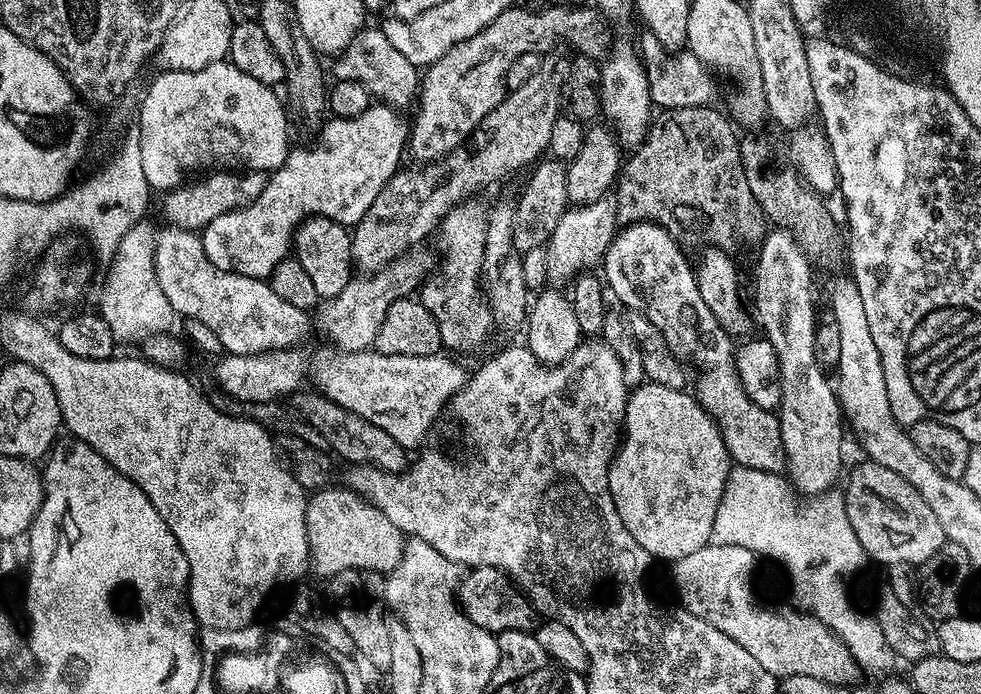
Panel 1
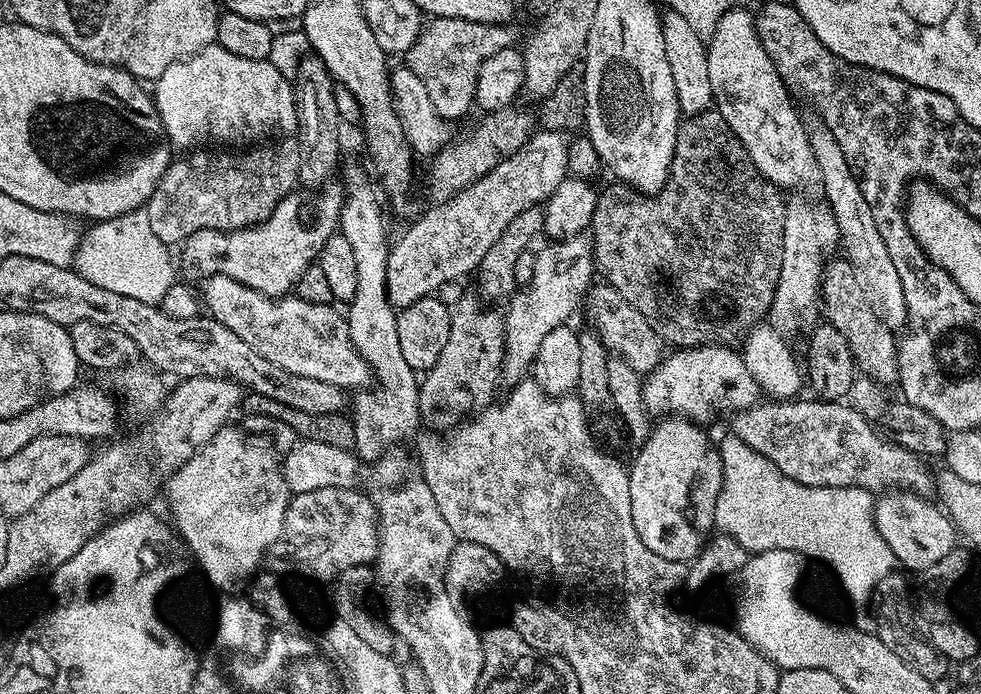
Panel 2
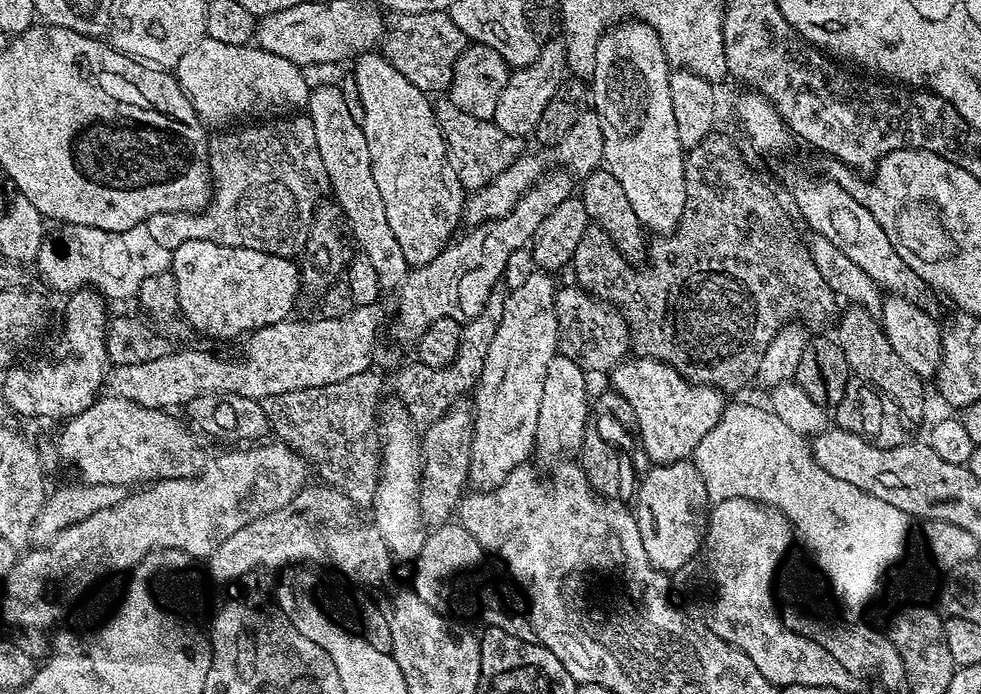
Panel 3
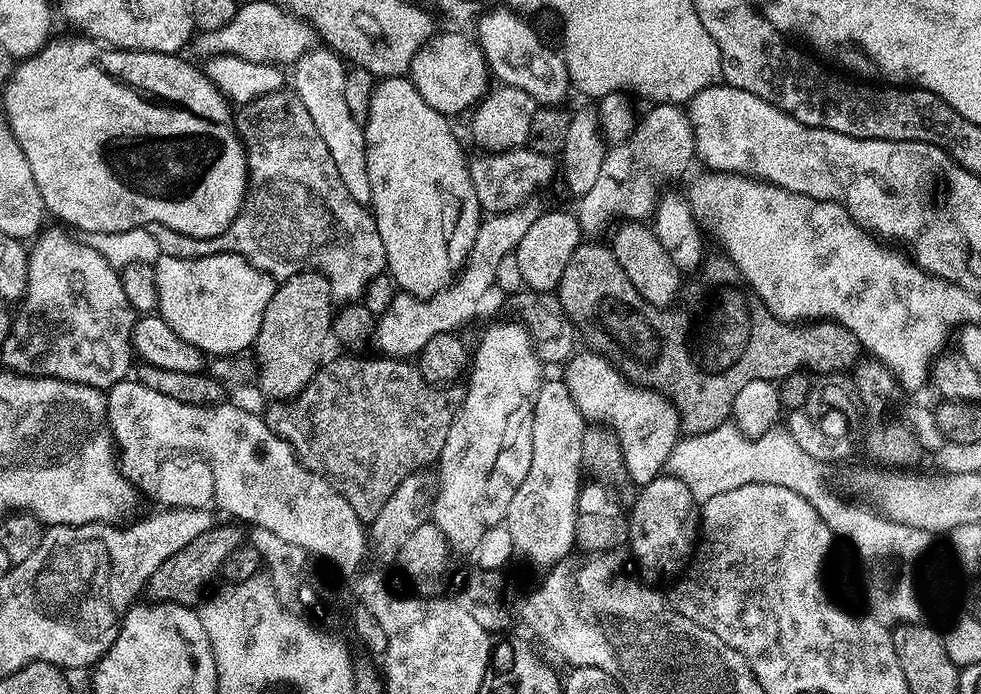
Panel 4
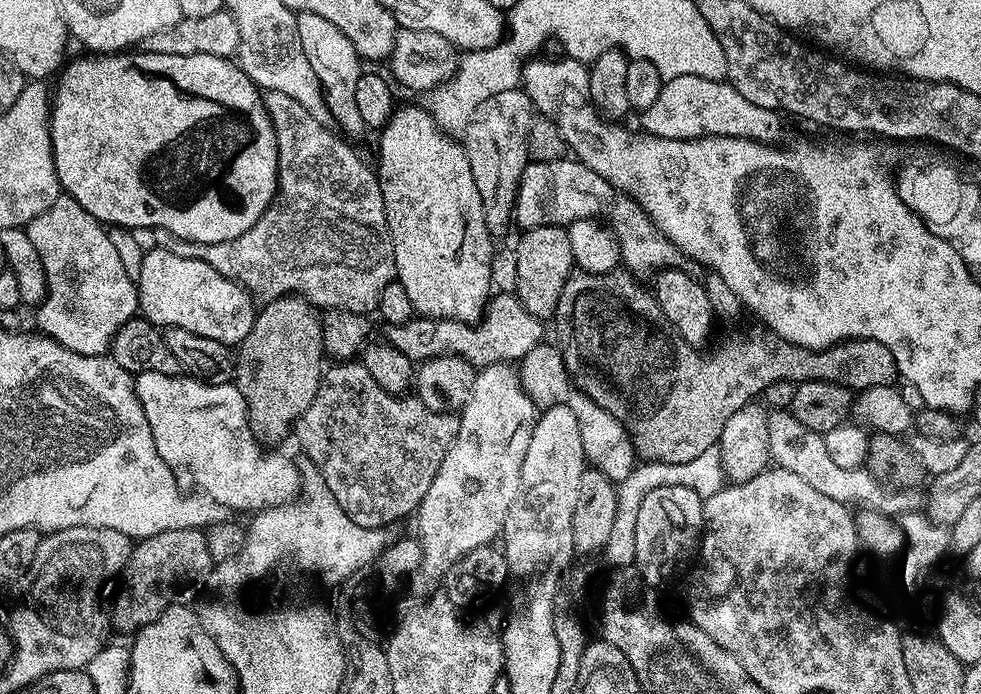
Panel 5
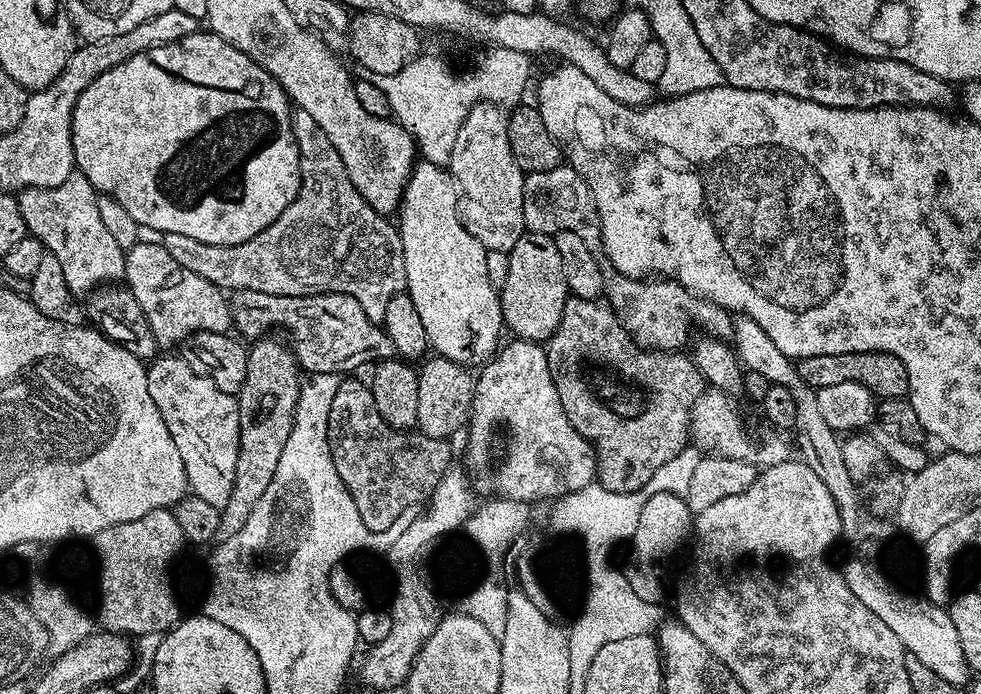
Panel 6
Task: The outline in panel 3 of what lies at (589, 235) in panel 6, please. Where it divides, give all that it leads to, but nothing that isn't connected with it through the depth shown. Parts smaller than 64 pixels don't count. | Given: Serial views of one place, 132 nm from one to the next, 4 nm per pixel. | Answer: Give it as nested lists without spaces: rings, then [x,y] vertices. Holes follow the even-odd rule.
[[[451,98],[437,99],[434,109],[440,133],[444,135],[448,147],[448,160],[466,190],[483,187],[525,151],[525,141],[521,137],[506,134],[506,130],[498,130],[492,119],[483,120],[462,112],[458,106],[454,106]]]

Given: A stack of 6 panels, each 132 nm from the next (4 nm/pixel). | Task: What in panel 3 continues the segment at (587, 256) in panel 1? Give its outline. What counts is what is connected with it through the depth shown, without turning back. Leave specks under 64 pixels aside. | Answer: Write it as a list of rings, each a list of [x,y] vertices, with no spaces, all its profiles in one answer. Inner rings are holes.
[[[534,270],[522,286],[504,298],[502,322],[490,338],[486,366],[476,383],[476,408],[472,412],[472,462],[470,480],[487,490],[501,484],[537,447],[538,406],[542,404],[542,382],[546,366],[557,355],[560,343],[556,317],[557,281],[543,270]]]

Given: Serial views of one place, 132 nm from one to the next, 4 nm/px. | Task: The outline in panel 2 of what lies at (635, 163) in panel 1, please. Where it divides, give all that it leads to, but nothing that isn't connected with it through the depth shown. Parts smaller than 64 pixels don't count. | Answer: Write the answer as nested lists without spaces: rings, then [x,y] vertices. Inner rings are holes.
[[[715,110],[699,112],[681,119],[673,162],[660,190],[648,195],[628,184],[612,182],[605,192],[597,195],[590,229],[595,271],[599,275],[601,272],[604,275],[601,277],[618,290],[626,302],[638,305],[647,320],[655,322],[665,345],[673,344],[671,347],[676,350],[700,348],[704,344],[735,345],[769,315],[778,284],[778,278],[772,280],[772,276],[768,276],[768,280],[764,280],[766,292],[764,288],[760,288],[760,292],[748,288],[748,236],[760,240],[752,268],[768,268],[768,264],[776,260],[776,256],[772,256],[772,252],[776,252],[776,236],[784,236],[780,233],[780,224],[776,224],[780,212],[748,212],[748,208],[780,208],[785,202],[781,189],[762,176],[722,114]],[[748,216],[756,216],[756,224],[748,224]],[[659,272],[668,272],[676,283],[676,305],[661,320],[658,319],[660,292],[656,289]]]

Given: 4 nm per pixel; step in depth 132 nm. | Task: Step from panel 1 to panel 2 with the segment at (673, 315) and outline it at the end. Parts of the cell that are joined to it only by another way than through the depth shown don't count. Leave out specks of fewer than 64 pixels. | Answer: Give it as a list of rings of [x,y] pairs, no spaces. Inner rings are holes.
[[[769,399],[731,417],[731,435],[762,454],[784,476],[811,488],[865,488],[873,494],[889,490],[931,497],[934,476],[923,459],[891,439],[880,440],[869,419],[848,402]]]

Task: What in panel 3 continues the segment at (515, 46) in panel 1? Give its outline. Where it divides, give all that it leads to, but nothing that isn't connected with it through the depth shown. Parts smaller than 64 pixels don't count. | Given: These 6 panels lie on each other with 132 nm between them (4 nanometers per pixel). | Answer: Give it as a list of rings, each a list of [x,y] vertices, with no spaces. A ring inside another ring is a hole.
[[[447,11],[422,14],[398,12],[387,21],[382,37],[383,44],[384,59],[391,62],[394,70],[398,70],[398,74],[402,74],[406,82],[418,86],[418,90],[426,94],[444,94],[452,84],[456,60],[469,46],[470,41],[462,34],[462,30],[458,30],[458,26],[454,26]]]

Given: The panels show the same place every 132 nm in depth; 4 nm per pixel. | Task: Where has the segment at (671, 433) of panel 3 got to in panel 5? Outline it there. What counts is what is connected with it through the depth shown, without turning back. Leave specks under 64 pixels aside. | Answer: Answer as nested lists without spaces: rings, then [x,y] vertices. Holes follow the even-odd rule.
[[[541,342],[534,346],[534,350],[530,350],[524,359],[519,361],[518,371],[520,384],[526,390],[526,394],[541,409],[552,408],[555,404],[568,404],[570,410],[574,410],[584,459],[591,467],[601,471],[613,482],[622,481],[630,475],[638,464],[636,449],[632,447],[632,437],[628,435],[622,422],[614,418],[614,414],[602,410],[598,402],[594,402],[582,389],[573,384],[572,375],[566,370],[560,349],[555,343]]]

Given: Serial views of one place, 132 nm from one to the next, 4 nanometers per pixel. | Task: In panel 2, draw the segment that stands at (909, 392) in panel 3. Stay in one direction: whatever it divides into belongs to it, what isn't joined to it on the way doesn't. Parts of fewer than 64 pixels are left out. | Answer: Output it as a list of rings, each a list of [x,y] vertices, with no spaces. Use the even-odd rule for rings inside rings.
[[[829,259],[825,263],[824,283],[820,286],[820,294],[823,315],[827,323],[832,324],[839,333],[846,336],[850,350],[853,352],[855,367],[865,377],[870,377],[881,386],[895,385],[898,382],[897,337],[893,329],[887,328],[878,318],[878,314],[874,314],[870,301],[866,299],[866,290],[862,290],[848,260]]]

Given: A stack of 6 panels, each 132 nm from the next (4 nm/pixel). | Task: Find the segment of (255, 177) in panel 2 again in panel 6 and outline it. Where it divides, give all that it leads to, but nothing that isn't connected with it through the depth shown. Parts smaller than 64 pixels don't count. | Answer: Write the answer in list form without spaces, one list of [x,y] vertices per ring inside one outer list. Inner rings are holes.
[[[296,108],[292,114],[292,125],[294,126],[294,138],[298,142],[300,189],[294,198],[294,202],[290,202],[290,206],[286,206],[286,210],[282,210],[280,217],[274,222],[270,222],[270,226],[266,226],[266,230],[262,230],[262,234],[254,234],[254,238],[250,238],[246,242],[238,242],[234,246],[214,246],[206,242],[198,242],[198,238],[190,238],[186,234],[166,232],[163,242],[166,254],[170,254],[170,258],[174,258],[174,262],[178,262],[178,266],[183,266],[186,270],[191,270],[192,273],[200,275],[201,278],[206,278],[206,282],[210,282],[222,290],[229,290],[228,288],[232,288],[231,290],[258,290],[262,294],[278,294],[279,296],[313,296],[319,292],[341,292],[347,296],[352,296],[364,307],[366,318],[370,318],[375,324],[383,325],[386,305],[390,303],[390,298],[394,298],[408,287],[406,258],[402,250],[397,225],[393,221],[391,224],[388,221],[391,219],[385,213],[376,212],[374,206],[370,206],[370,202],[366,202],[366,198],[362,198],[362,194],[358,194],[354,182],[350,182],[350,174],[346,174],[346,166],[342,166],[342,158],[338,158],[338,150],[334,150],[330,138],[326,138],[326,130],[322,130],[322,126],[318,126],[318,122],[314,122],[313,116],[306,114],[306,110]]]

